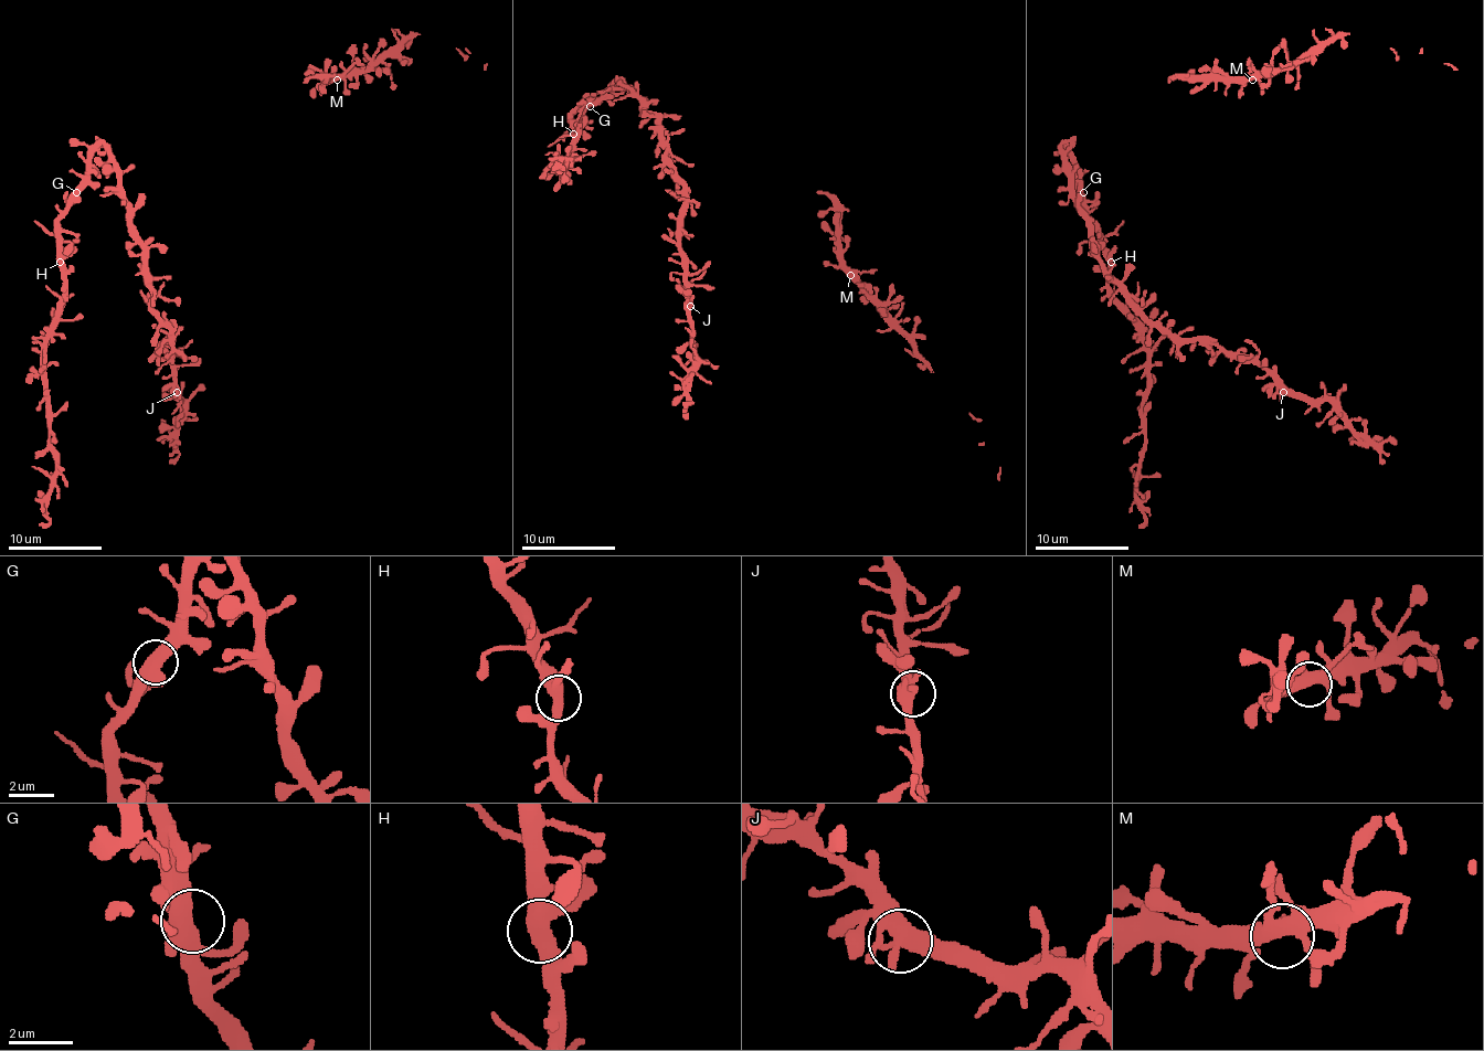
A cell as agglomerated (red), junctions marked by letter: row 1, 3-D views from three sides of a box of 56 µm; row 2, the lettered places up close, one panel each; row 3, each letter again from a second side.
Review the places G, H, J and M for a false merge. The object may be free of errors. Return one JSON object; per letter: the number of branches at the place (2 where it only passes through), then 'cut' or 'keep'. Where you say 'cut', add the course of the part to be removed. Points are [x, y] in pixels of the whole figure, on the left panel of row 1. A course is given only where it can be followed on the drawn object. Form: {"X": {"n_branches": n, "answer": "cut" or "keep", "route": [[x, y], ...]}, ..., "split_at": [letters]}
{"G": {"n_branches": 3, "answer": "keep"}, "H": {"n_branches": 3, "answer": "keep"}, "J": {"n_branches": 3, "answer": "keep"}, "M": {"n_branches": 3, "answer": "keep"}, "split_at": []}

